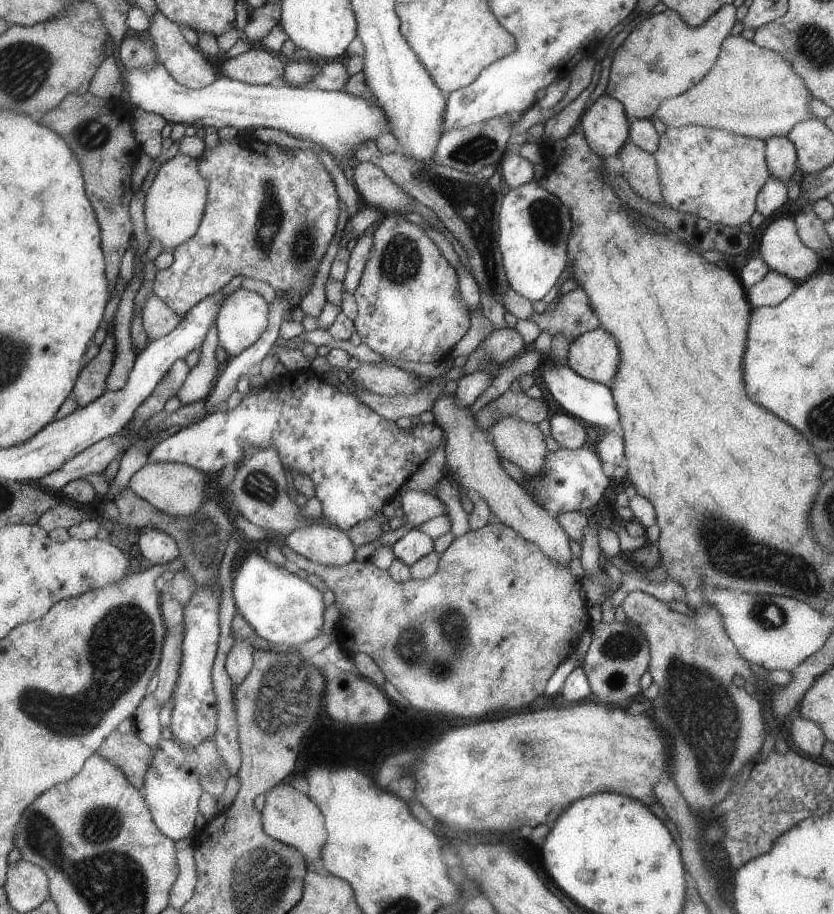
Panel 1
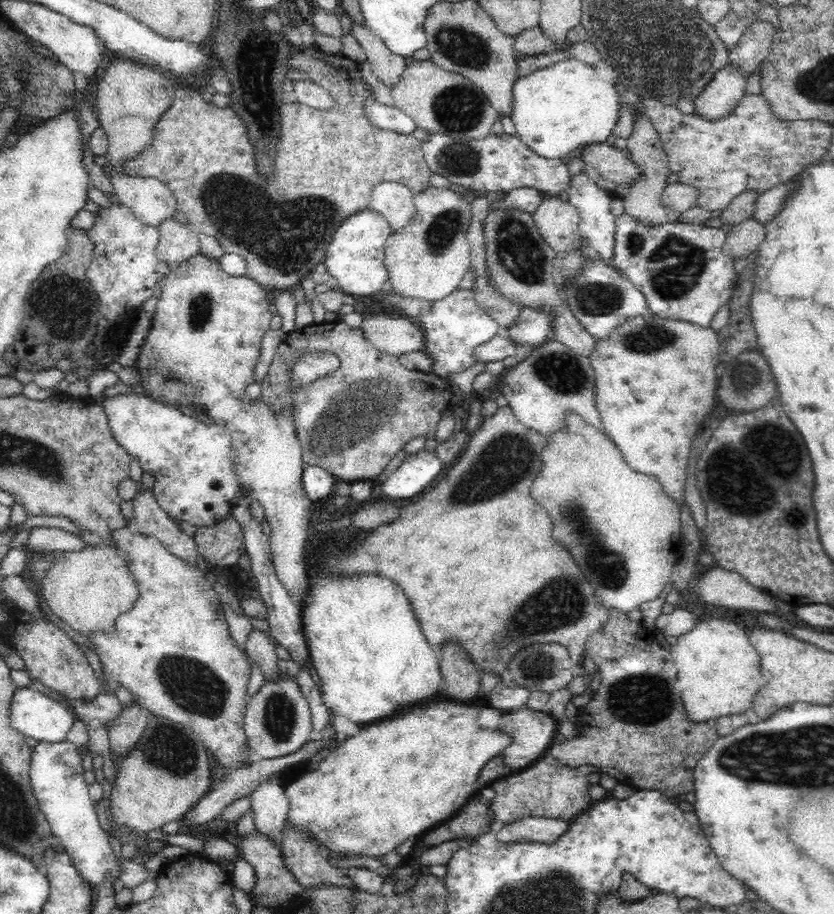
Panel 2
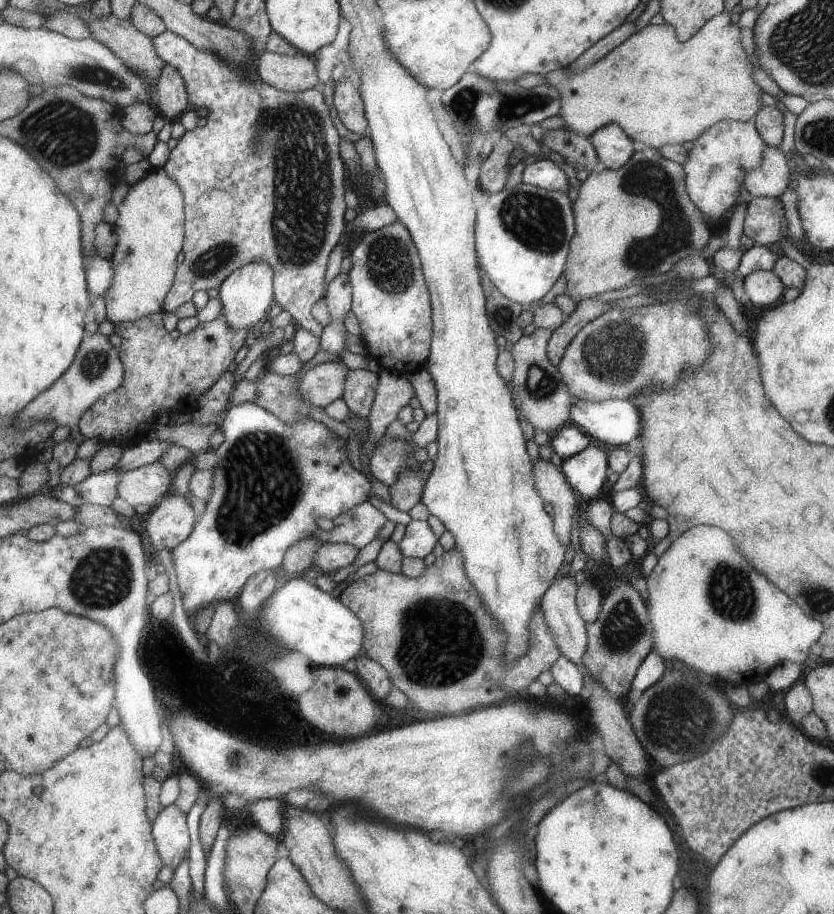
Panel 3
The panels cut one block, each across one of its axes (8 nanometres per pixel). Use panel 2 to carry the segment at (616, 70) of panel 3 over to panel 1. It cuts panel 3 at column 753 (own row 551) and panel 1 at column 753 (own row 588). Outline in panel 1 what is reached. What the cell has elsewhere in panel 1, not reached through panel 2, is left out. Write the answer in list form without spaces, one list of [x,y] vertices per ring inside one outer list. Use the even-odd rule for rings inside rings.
[[[740,34],[726,36],[721,43],[716,61],[708,73],[685,92],[662,100],[649,120],[653,122],[659,118],[666,128],[697,125],[764,141],[772,137],[785,137],[797,123],[815,118],[809,111],[809,95],[811,96],[804,80],[785,57],[771,49],[761,48],[752,40],[744,39]]]

